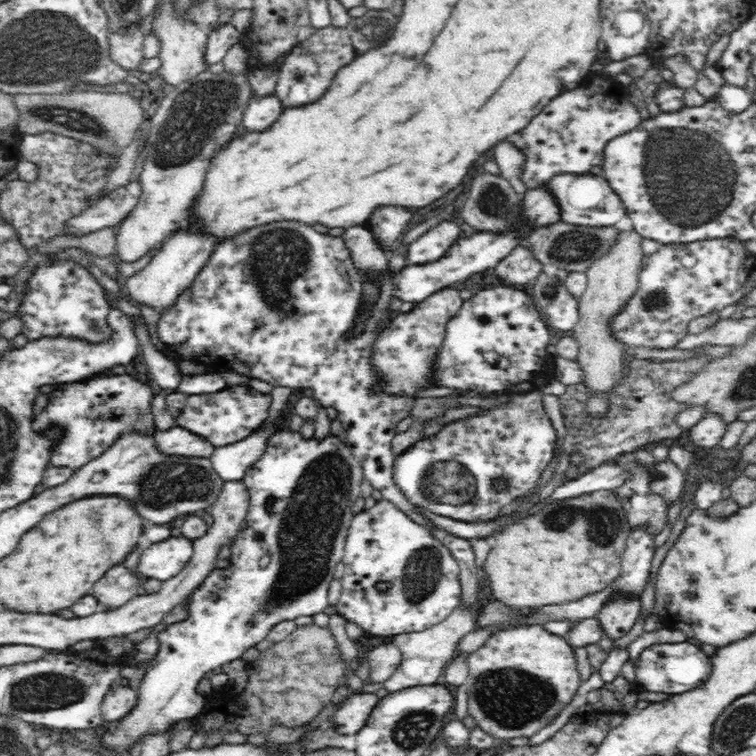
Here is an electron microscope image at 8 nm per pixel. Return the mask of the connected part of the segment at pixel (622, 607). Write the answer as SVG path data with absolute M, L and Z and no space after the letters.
M614 596L612 600L608 600L597 616L603 634L612 641L628 634L640 609L640 596Z

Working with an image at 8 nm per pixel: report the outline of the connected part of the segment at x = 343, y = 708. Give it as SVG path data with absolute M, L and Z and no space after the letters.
M352 693L336 710L334 720L337 721L338 732L356 734L362 728L372 708L379 701L376 693Z

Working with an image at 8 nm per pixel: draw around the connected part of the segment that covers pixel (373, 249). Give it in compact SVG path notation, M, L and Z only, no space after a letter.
M362 226L346 228L342 238L346 240L346 244L348 244L359 269L382 273L388 267L386 252L380 250L373 235L366 228L362 228Z

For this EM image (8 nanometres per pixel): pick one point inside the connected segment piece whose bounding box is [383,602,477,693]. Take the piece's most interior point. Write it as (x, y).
(425, 653)

